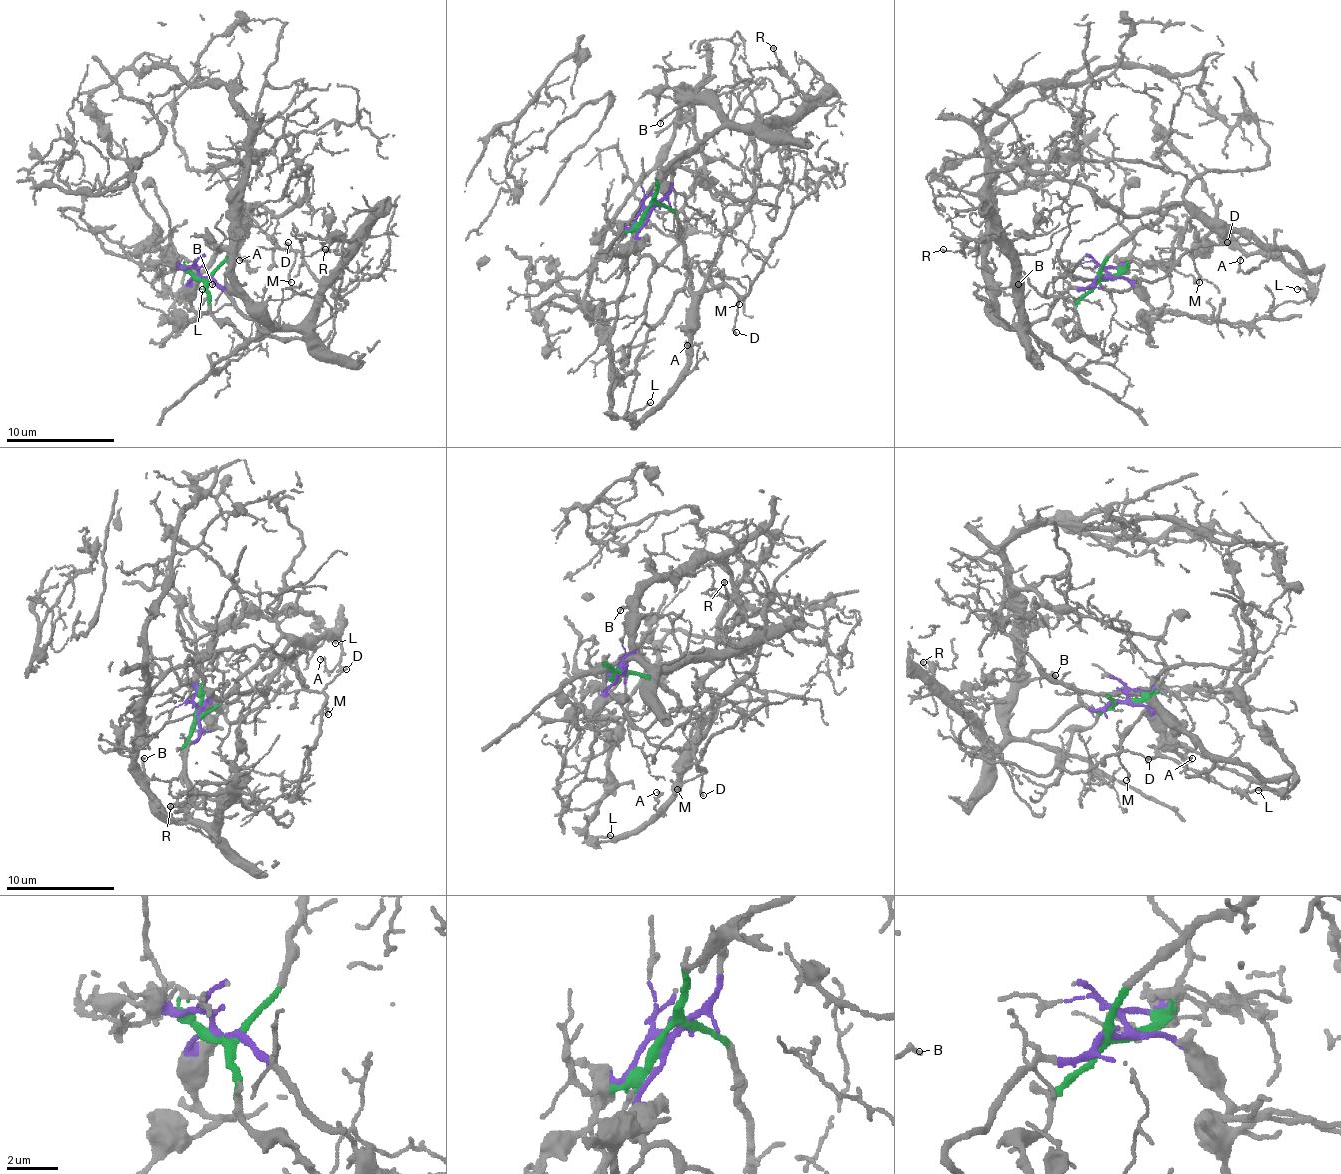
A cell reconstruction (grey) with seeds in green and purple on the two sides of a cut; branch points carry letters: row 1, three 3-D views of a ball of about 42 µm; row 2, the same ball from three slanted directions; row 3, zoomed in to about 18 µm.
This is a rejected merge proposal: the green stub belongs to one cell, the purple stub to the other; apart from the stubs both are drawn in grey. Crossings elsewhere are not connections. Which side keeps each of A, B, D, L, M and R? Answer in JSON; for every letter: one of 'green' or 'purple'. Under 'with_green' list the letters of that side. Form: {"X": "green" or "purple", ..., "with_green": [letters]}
{"A": "green", "B": "purple", "D": "green", "L": "green", "M": "green", "R": "purple", "with_green": ["A", "D", "L", "M"]}

